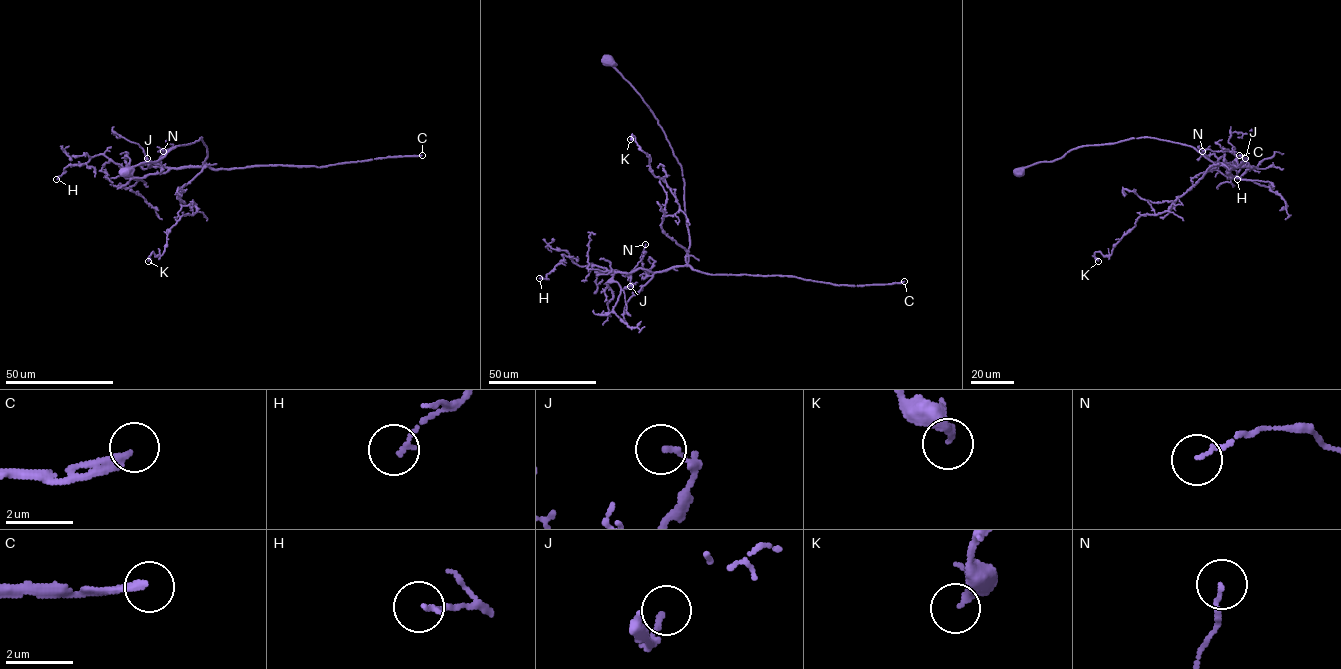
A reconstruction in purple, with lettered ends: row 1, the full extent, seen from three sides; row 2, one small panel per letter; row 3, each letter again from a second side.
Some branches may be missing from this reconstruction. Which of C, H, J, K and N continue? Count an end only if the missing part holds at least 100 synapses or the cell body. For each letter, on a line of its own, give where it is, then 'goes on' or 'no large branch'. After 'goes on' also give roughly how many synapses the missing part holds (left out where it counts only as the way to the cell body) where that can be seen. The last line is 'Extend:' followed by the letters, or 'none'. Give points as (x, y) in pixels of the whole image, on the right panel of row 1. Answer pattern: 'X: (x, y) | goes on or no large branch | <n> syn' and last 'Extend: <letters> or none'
C: (1239, 155) | goes on | 400 syn
H: (1237, 179) | no large branch
J: (1245, 158) | no large branch
K: (1098, 261) | no large branch
N: (1202, 151) | no large branch
Extend: C

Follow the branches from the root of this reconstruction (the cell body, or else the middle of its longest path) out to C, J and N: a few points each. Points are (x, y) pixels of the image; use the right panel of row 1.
C: (1019, 171), (1036, 163), (1061, 158), (1079, 146), (1142, 137), (1191, 146), (1228, 169), (1244, 161), (1239, 155)
J: (1019, 171), (1061, 158), (1079, 146), (1142, 137), (1191, 146), (1229, 168), (1253, 166), (1244, 166), (1245, 158)
N: (1019, 171), (1061, 158), (1079, 146), (1142, 137), (1191, 146), (1229, 168), (1237, 164), (1231, 152), (1202, 151)

